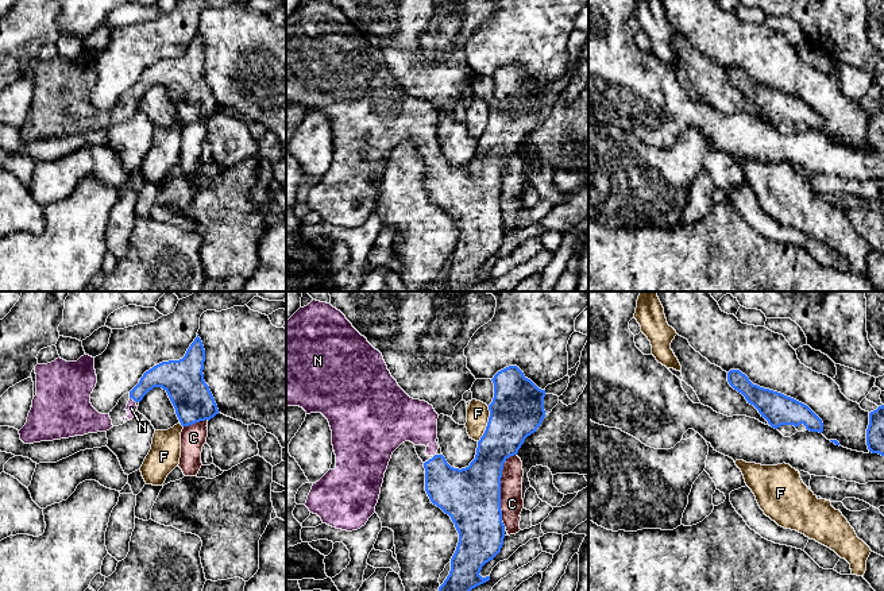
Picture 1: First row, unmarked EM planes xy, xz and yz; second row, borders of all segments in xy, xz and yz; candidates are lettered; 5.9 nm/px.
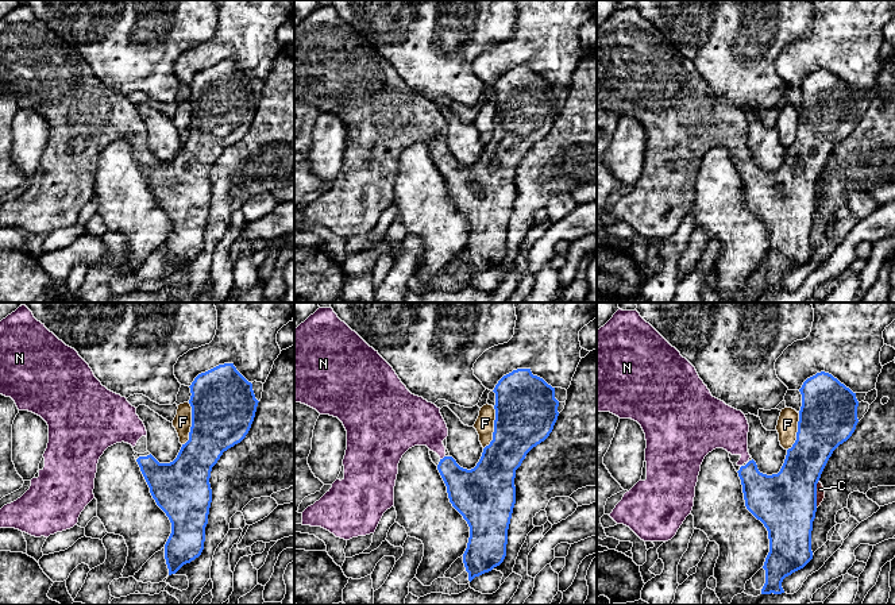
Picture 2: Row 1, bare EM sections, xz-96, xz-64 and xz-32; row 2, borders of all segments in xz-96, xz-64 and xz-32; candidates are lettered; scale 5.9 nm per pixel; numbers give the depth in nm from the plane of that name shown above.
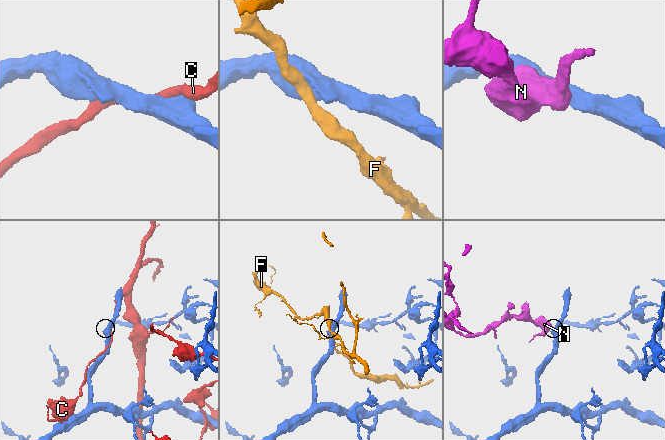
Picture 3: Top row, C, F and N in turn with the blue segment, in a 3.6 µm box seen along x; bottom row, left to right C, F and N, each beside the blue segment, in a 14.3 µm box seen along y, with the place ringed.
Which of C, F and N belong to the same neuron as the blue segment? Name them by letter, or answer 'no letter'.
N

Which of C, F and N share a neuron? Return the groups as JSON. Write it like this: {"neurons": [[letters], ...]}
{"neurons": [["C"], ["F"], ["N"]]}

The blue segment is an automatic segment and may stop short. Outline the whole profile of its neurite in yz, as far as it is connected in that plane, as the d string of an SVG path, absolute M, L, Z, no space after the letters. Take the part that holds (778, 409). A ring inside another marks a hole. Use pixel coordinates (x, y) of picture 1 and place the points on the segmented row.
M740 370L727 372L729 385L753 405L768 424L777 429L781 425L803 424L810 432L823 432L822 420L804 403L781 393L753 385Z

